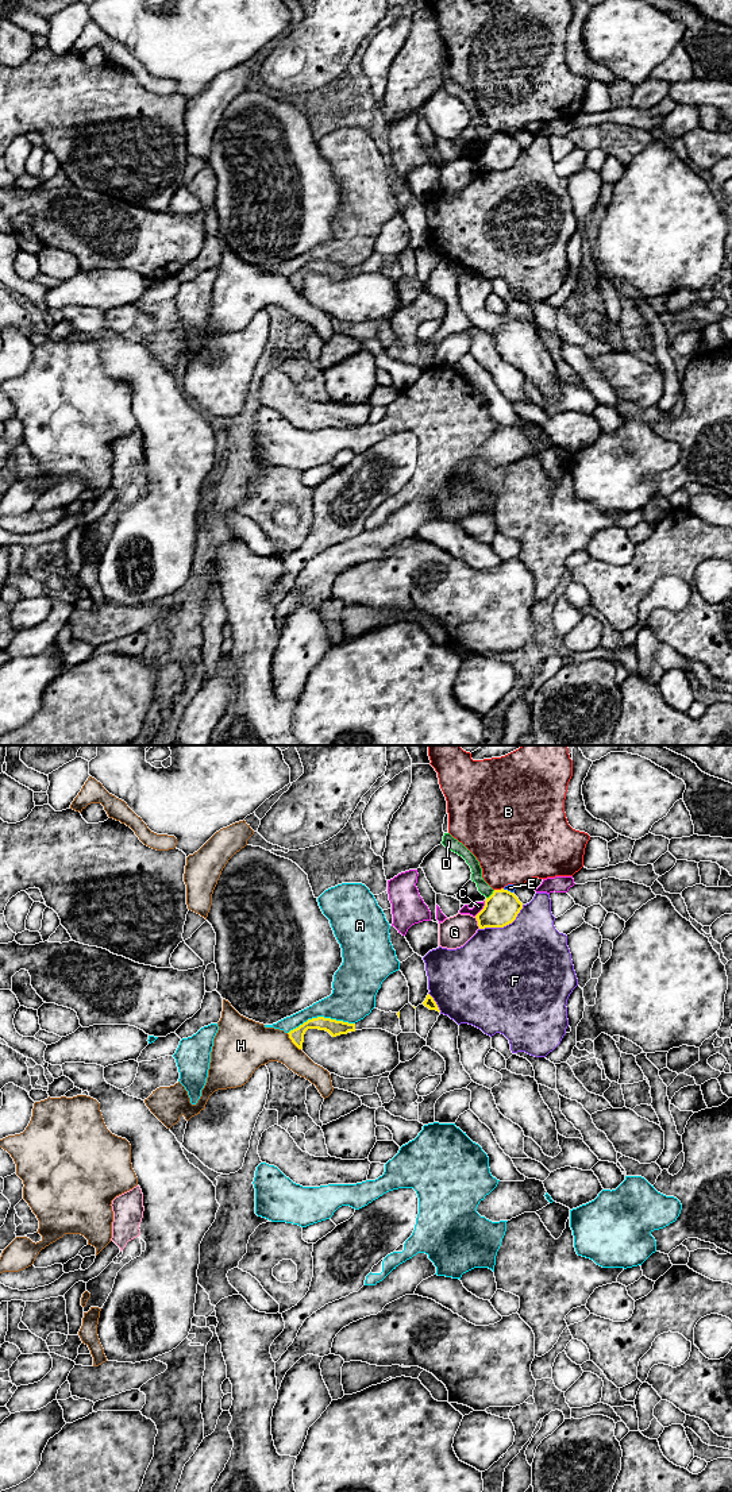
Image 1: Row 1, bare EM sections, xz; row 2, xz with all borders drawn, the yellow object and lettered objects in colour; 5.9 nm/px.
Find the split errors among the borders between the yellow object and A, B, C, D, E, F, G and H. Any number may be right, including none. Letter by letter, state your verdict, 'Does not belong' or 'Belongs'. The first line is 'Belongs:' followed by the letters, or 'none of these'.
Belongs: D
A: Does not belong
B: Does not belong
C: Does not belong
D: Belongs
E: Does not belong
F: Does not belong
G: Does not belong
H: Does not belong

